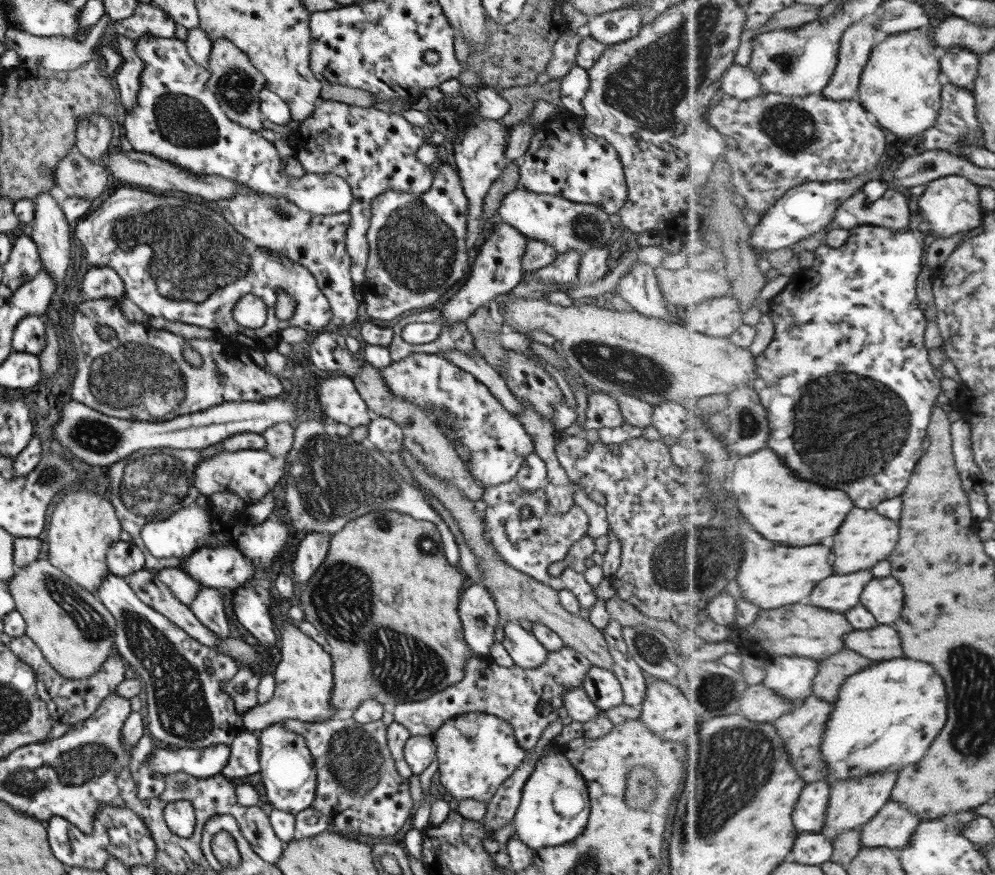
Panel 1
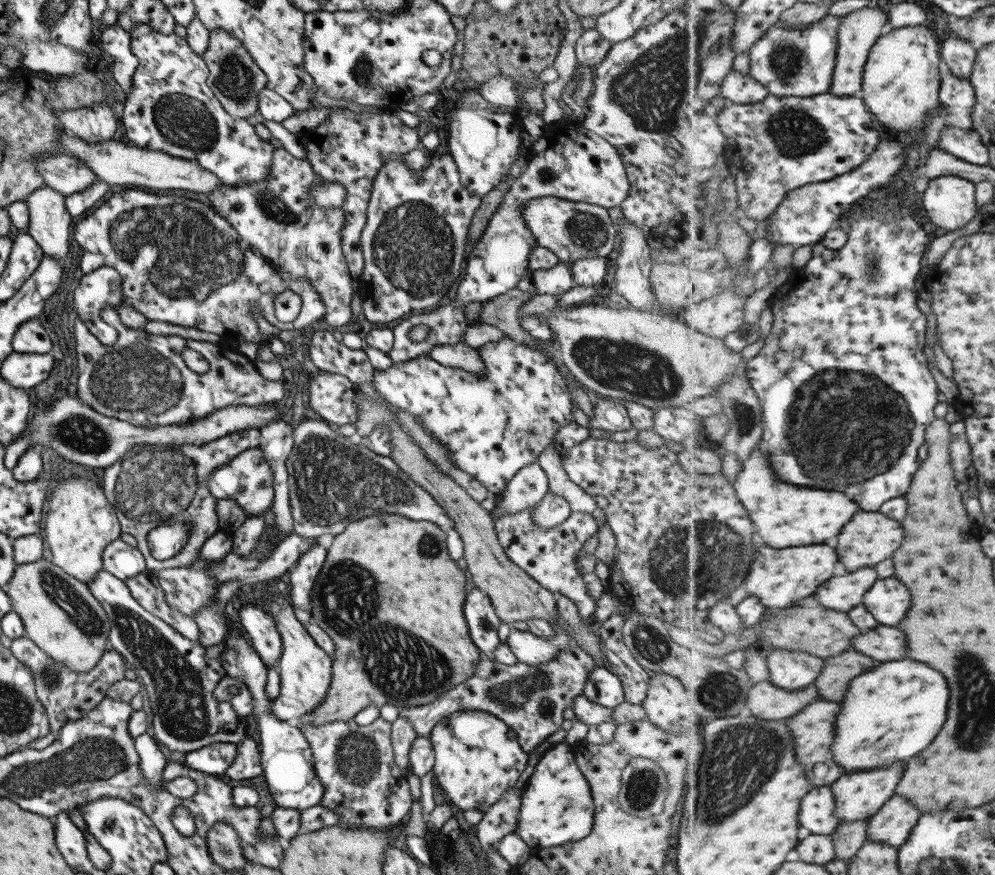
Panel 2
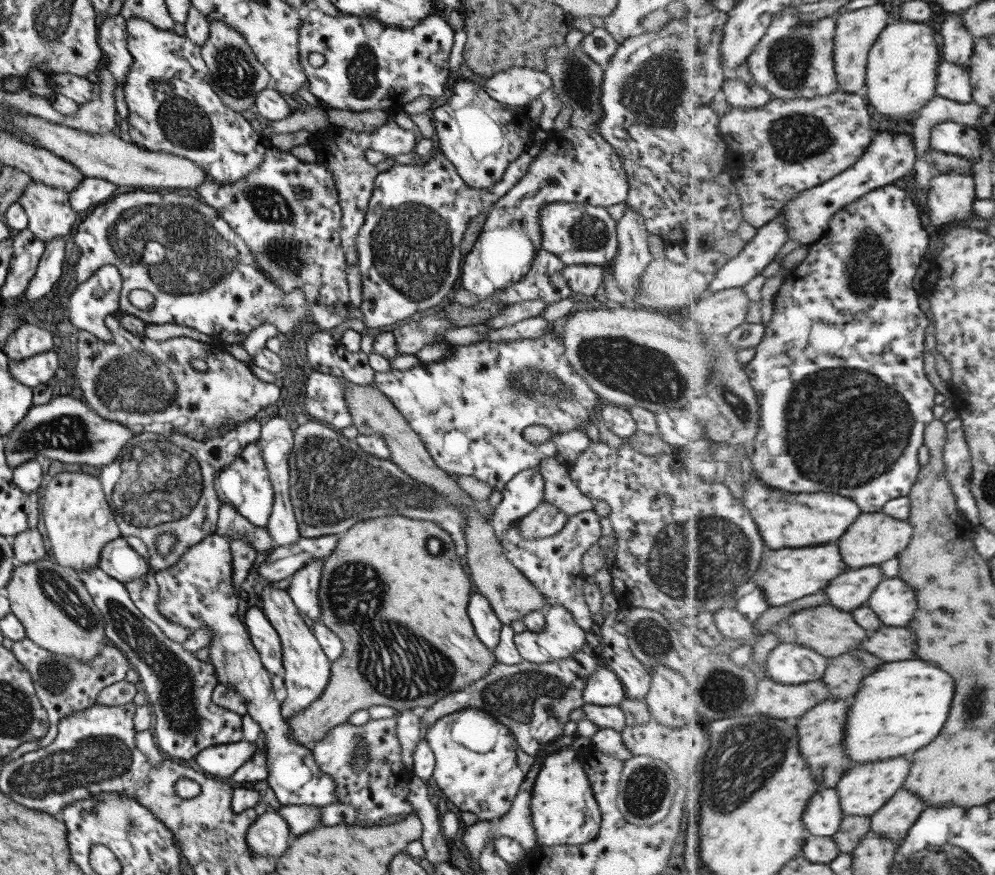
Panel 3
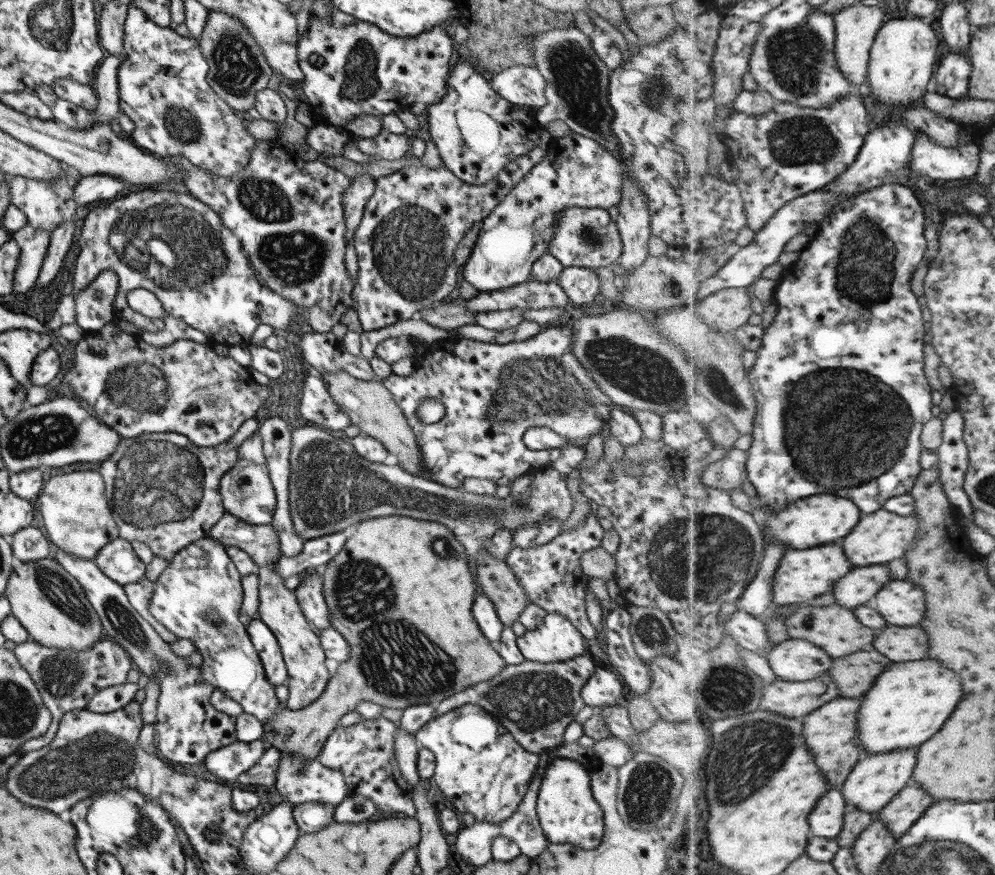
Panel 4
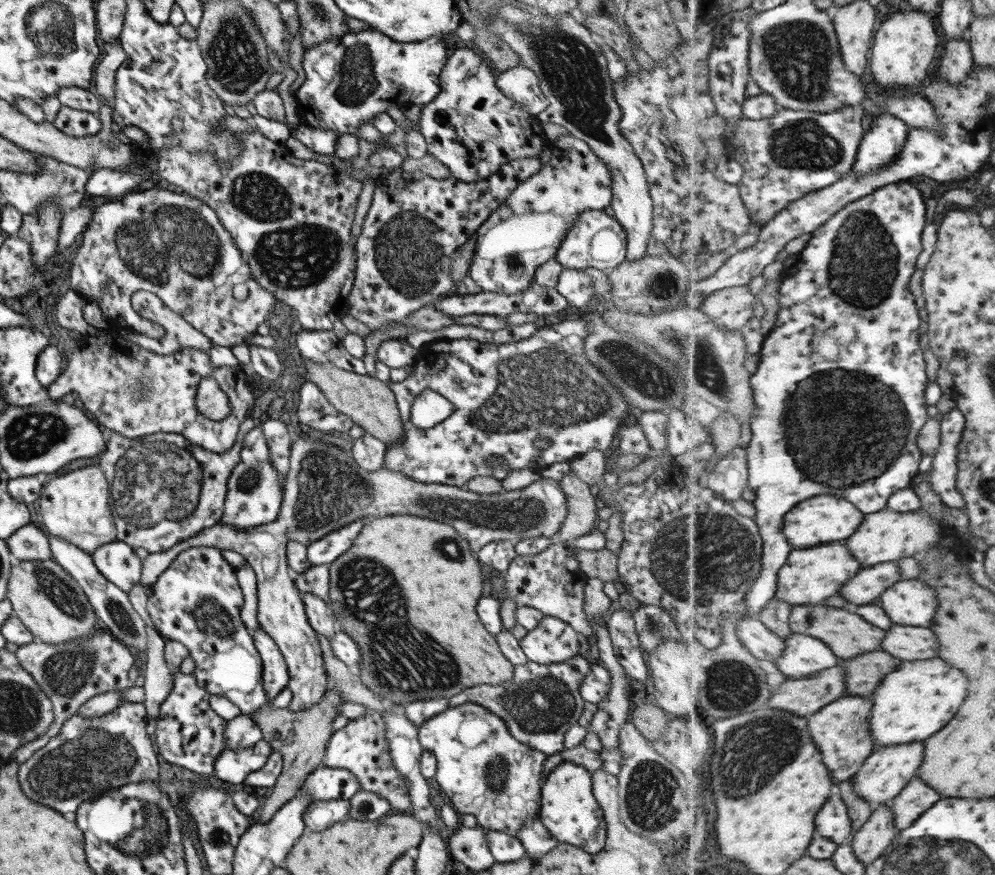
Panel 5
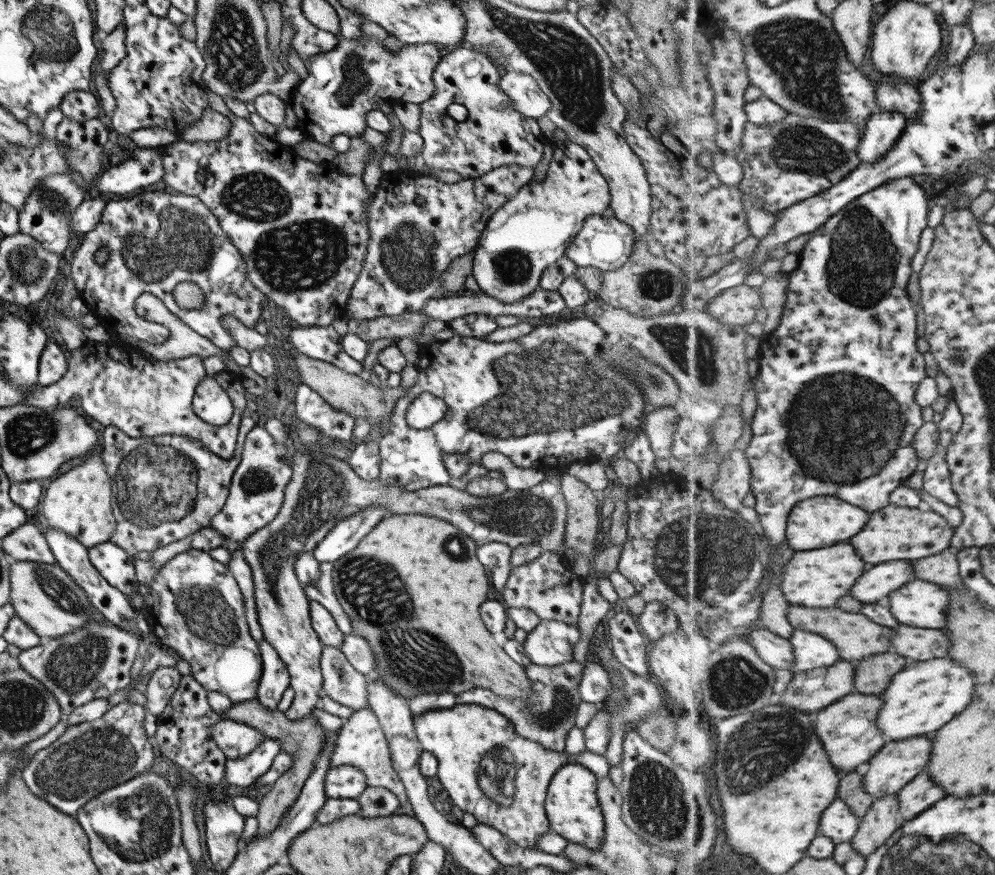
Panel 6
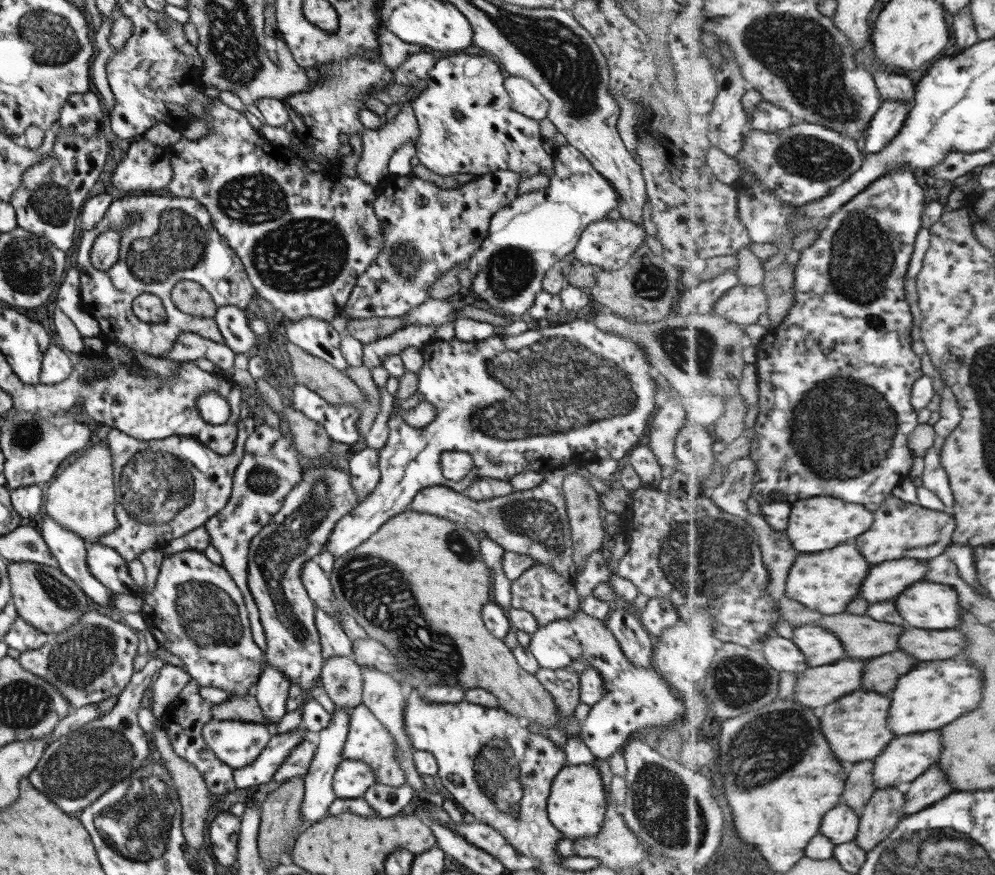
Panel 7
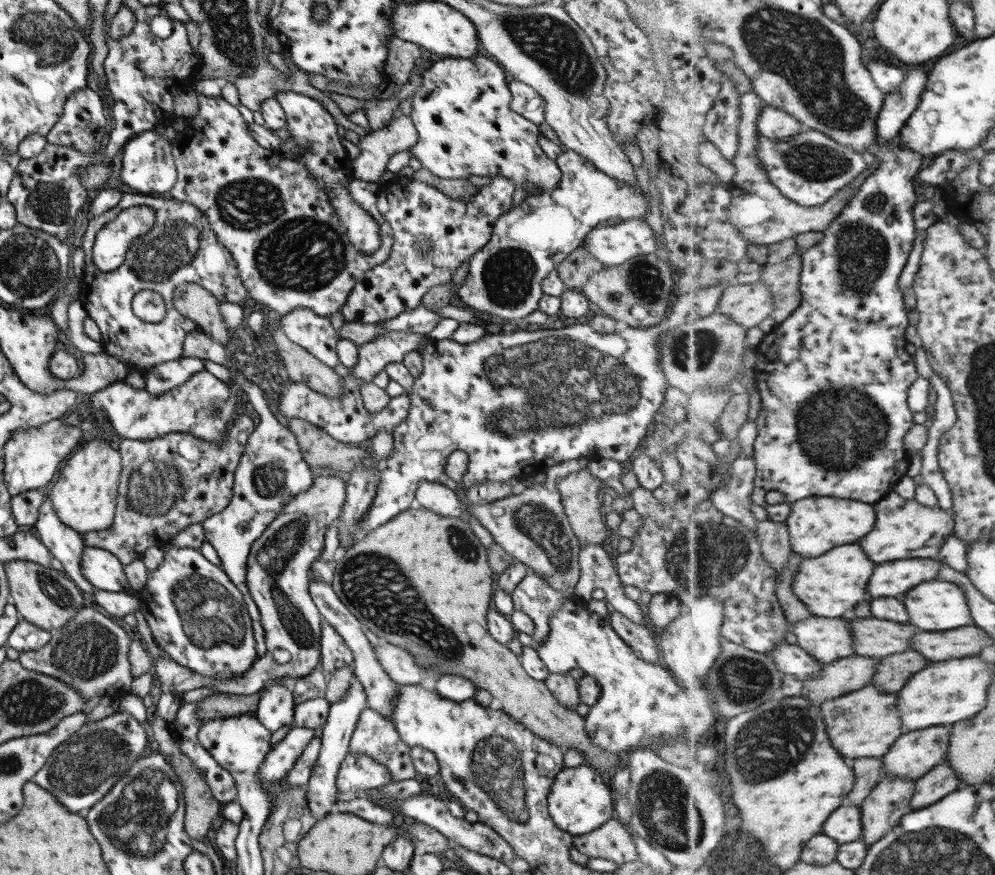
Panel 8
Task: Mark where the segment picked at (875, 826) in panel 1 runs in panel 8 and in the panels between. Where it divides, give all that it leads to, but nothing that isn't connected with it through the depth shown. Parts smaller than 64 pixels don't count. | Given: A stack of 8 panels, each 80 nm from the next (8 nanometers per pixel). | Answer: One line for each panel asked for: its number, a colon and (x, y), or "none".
2: (893, 824)
3: (895, 820)
4: (908, 806)
5: (917, 797)
6: (923, 792)
7: (933, 786)
8: (943, 780)

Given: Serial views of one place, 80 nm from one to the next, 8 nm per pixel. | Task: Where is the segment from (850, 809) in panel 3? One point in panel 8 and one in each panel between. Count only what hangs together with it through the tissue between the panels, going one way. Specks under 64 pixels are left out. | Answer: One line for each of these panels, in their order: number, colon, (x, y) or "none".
4: (876, 780)
5: (889, 770)
6: (899, 762)
7: (909, 756)
8: (916, 753)

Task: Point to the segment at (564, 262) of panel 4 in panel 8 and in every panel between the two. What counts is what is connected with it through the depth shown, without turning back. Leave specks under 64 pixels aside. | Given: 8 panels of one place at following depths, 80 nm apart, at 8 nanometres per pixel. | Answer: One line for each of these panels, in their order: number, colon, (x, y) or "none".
5: (595, 240)
6: (602, 243)
7: (607, 244)
8: (612, 245)

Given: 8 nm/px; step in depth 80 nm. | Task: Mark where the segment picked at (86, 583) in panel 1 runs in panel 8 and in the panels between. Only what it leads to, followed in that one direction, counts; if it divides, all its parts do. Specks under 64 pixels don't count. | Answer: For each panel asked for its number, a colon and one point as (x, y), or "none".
2: (79, 521)
3: (78, 521)
4: (75, 510)
5: (74, 506)
6: (79, 502)
7: (81, 498)
8: (83, 497)

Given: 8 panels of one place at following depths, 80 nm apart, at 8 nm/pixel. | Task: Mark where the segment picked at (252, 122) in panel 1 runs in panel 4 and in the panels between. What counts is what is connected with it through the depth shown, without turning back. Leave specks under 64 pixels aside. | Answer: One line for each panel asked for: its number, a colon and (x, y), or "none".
2: (235, 80)
3: (234, 73)
4: (237, 70)

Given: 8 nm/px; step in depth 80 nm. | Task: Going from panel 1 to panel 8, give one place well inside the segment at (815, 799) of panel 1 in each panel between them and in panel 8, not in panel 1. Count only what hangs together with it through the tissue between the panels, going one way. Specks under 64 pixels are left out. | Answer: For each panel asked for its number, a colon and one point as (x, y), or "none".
2: (819, 815)
3: (824, 817)
4: (828, 819)
5: (834, 821)
6: (840, 823)
7: (842, 825)
8: (846, 825)

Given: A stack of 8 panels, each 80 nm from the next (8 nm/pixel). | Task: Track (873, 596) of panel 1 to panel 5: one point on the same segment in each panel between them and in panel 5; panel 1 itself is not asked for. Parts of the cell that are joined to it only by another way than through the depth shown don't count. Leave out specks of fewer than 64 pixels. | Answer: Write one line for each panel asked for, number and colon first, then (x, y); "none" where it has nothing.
2: (890, 600)
3: (896, 601)
4: (904, 603)
5: (914, 602)

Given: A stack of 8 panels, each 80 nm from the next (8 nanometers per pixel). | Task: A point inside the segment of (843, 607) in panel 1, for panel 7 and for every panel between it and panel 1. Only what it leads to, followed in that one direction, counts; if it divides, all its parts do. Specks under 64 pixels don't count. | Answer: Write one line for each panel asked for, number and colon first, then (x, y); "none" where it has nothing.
2: (841, 593)
3: (852, 589)
4: (862, 584)
5: (869, 584)
6: (883, 580)
7: (886, 581)

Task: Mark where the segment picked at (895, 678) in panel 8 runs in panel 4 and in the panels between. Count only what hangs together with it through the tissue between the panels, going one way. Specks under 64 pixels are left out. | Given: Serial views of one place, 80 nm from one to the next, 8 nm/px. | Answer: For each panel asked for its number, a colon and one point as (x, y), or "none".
4: (855, 674)
5: (864, 674)
6: (875, 674)
7: (882, 674)

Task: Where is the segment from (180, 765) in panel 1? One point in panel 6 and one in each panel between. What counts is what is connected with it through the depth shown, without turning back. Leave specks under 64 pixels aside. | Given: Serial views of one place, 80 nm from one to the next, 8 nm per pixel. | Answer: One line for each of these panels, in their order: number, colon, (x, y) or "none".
2: (213, 760)
3: (221, 760)
4: (230, 761)
5: (232, 765)
6: (240, 772)

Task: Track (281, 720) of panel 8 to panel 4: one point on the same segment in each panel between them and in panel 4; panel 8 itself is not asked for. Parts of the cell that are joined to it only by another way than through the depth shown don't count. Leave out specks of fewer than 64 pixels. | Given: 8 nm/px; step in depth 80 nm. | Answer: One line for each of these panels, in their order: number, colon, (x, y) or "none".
4: (262, 640)
5: (274, 676)
6: (274, 680)
7: (270, 690)

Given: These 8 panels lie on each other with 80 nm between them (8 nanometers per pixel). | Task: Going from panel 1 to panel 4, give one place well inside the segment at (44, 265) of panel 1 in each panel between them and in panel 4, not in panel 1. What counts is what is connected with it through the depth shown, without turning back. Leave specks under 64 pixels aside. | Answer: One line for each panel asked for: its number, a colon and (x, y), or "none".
2: (48, 225)
3: (49, 216)
4: (45, 204)

